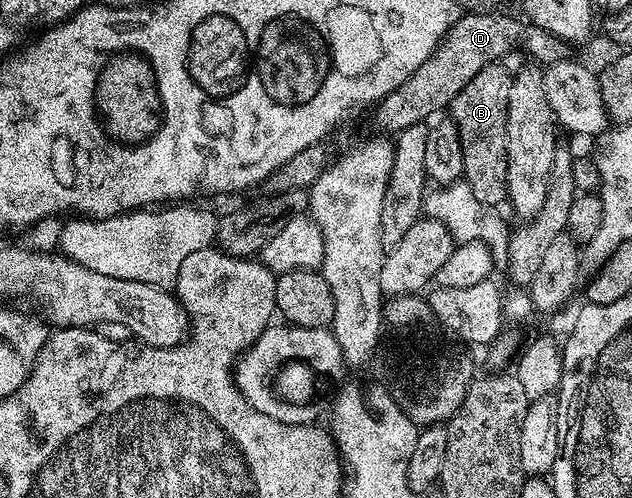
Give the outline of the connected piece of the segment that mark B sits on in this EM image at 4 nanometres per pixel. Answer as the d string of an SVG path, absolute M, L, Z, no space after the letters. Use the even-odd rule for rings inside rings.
M500 63L483 67L450 102L448 115L459 131L463 148L462 177L472 187L472 195L480 203L501 206L506 195L506 120L508 119L508 91L512 91L512 74Z

